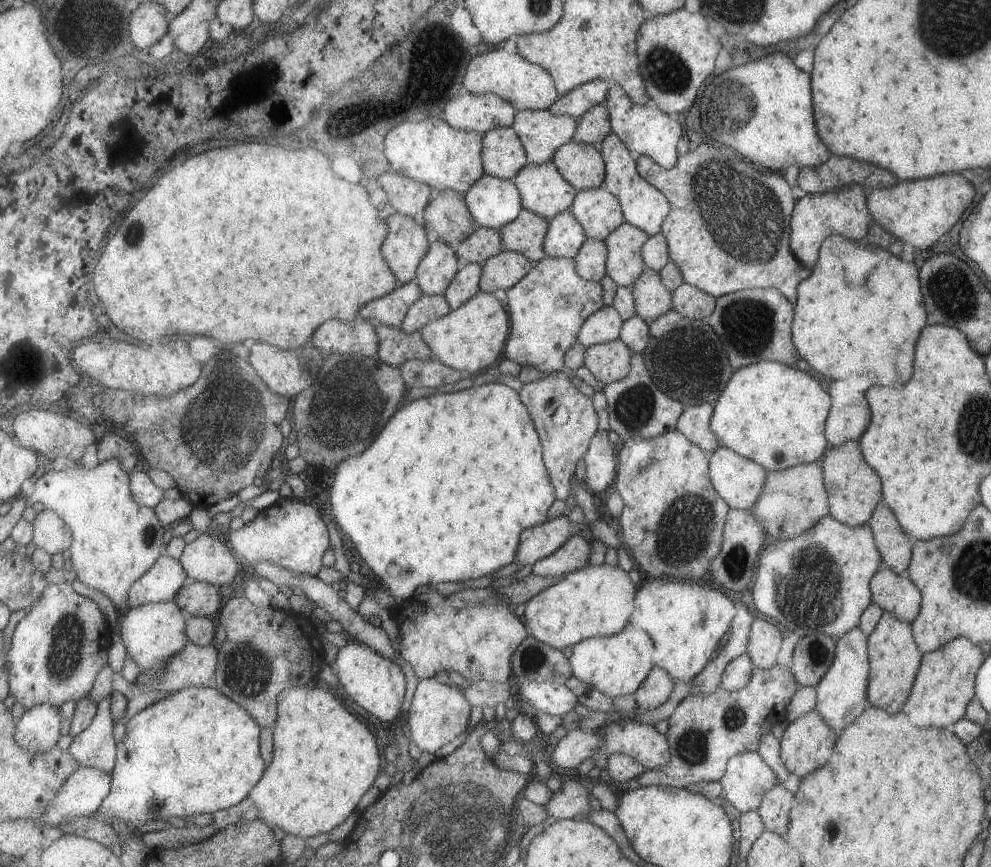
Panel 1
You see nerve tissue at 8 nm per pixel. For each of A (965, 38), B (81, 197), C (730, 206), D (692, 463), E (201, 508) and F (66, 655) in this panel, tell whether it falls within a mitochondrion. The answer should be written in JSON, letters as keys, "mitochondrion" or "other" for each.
{"A":"mitochondrion","B":"other","C":"mitochondrion","D":"other","E":"other","F":"mitochondrion"}

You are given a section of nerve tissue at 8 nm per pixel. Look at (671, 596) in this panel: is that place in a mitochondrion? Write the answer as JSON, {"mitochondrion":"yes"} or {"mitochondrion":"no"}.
{"mitochondrion":"no"}

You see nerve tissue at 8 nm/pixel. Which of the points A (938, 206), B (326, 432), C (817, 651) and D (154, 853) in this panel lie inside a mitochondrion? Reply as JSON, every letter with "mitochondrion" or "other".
{"A":"other","B":"mitochondrion","C":"mitochondrion","D":"other"}

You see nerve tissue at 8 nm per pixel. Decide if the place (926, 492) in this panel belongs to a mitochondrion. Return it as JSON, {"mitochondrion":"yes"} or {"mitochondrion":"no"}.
{"mitochondrion":"no"}

